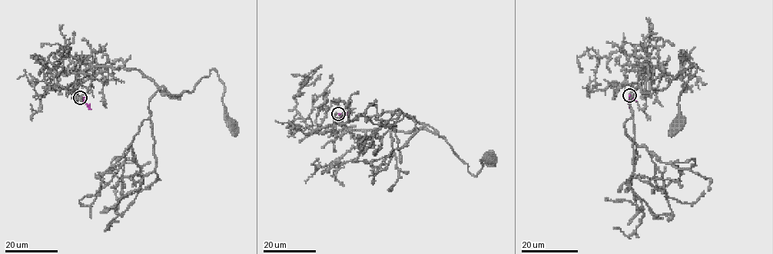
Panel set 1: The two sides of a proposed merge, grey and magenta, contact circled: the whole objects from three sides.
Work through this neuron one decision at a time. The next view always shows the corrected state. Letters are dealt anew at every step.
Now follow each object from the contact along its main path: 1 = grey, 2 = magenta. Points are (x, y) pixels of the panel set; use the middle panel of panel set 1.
1: (338, 113), (333, 125), (349, 130), (386, 125), (406, 132), (433, 131), (475, 176), (480, 159), (490, 159)
2: (338, 113), (349, 114)

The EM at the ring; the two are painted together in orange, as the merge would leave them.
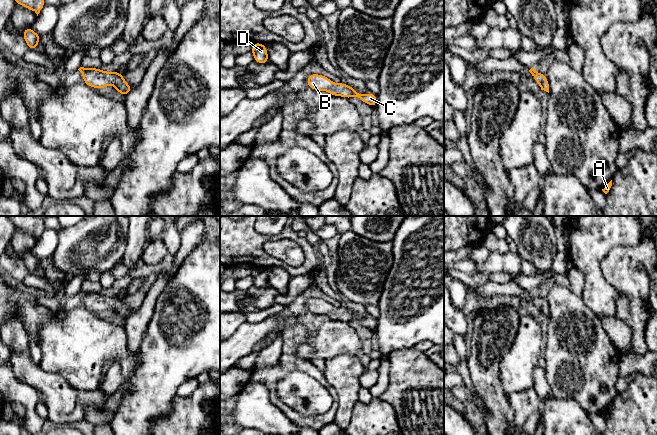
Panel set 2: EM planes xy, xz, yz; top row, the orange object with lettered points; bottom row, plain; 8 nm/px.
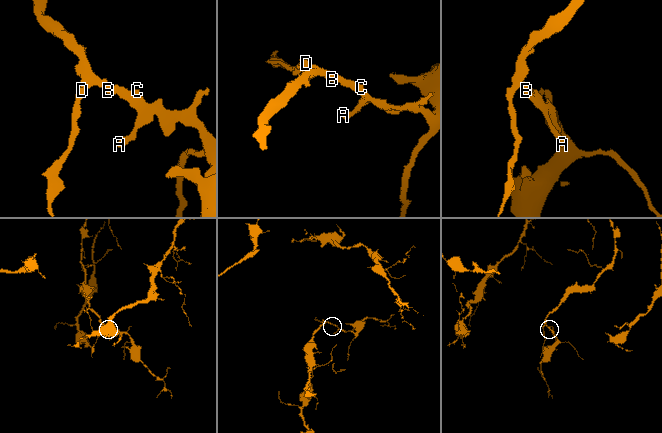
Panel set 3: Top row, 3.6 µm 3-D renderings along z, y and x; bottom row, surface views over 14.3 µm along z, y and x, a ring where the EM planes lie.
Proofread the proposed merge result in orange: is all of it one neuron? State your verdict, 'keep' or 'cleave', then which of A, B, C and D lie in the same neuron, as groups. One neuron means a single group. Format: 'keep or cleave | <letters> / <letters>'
keep | A B C D

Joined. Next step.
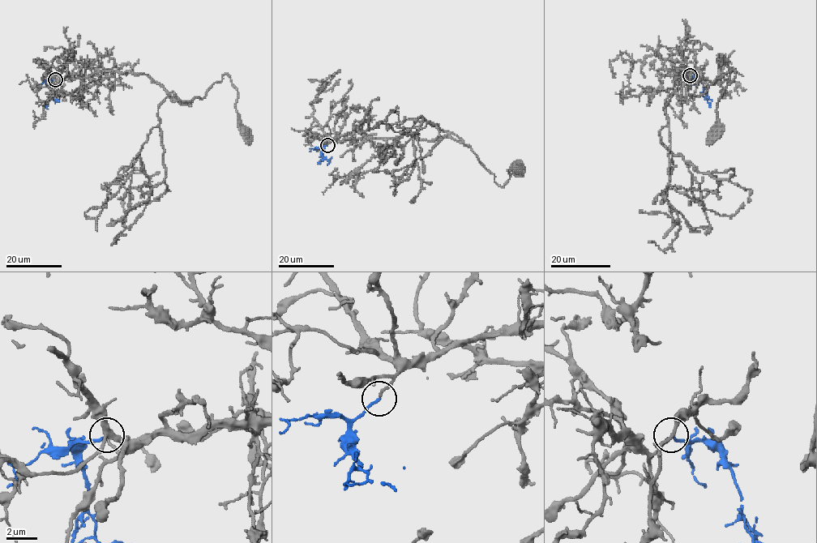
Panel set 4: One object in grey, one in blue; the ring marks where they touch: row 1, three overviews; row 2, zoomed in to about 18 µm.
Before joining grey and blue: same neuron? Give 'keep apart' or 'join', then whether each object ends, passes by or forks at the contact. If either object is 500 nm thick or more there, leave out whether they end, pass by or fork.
join; grey ends there; blue ends there

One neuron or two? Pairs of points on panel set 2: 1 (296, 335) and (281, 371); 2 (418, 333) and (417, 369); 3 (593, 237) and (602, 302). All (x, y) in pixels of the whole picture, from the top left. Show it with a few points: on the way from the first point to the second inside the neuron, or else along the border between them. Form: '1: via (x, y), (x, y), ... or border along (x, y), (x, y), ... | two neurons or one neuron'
1: via (290, 344), (288, 362) | one neuron
2: border along (412, 347), (393, 350), (389, 353) | two neurons
3: via (593, 253), (595, 286) | one neuron

